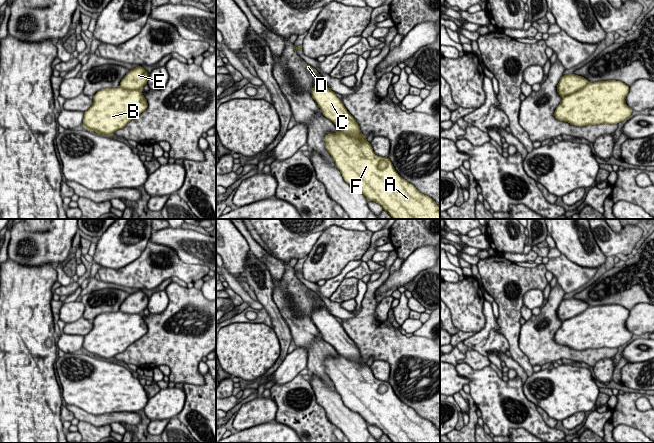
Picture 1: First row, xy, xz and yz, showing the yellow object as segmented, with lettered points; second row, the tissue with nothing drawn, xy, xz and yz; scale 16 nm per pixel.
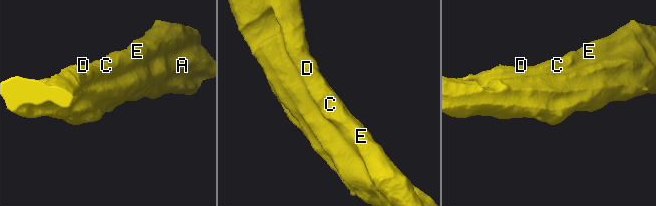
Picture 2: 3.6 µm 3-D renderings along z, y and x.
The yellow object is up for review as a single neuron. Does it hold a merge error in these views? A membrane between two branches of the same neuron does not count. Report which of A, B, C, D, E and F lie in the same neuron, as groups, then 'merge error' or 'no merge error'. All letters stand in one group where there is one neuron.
groups A B F / C D E; merge error

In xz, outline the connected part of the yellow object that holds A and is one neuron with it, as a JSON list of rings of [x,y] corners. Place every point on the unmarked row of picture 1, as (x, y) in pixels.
[[[337,354],[336,357],[326,359],[324,365],[326,374],[333,382],[335,390],[340,394],[345,406],[358,413],[367,425],[374,425],[381,429],[393,443],[440,443],[440,430],[431,421],[420,417],[413,408],[403,403],[394,393],[388,381],[376,379],[366,362],[351,361]]]

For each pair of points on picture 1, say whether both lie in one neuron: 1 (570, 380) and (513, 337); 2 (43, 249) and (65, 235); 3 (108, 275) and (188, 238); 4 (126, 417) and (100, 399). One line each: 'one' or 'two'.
1: two
2: one
3: two
4: two

